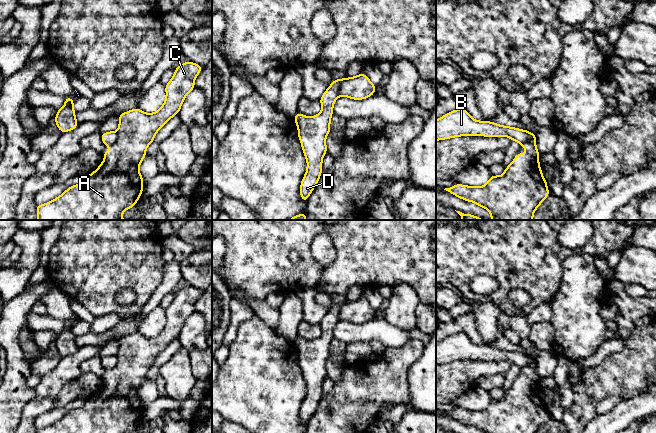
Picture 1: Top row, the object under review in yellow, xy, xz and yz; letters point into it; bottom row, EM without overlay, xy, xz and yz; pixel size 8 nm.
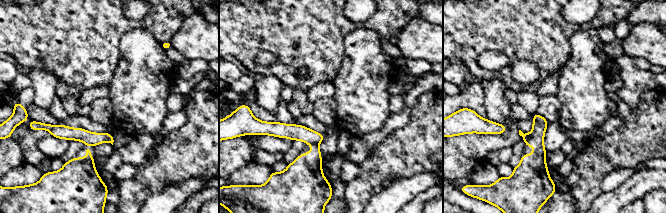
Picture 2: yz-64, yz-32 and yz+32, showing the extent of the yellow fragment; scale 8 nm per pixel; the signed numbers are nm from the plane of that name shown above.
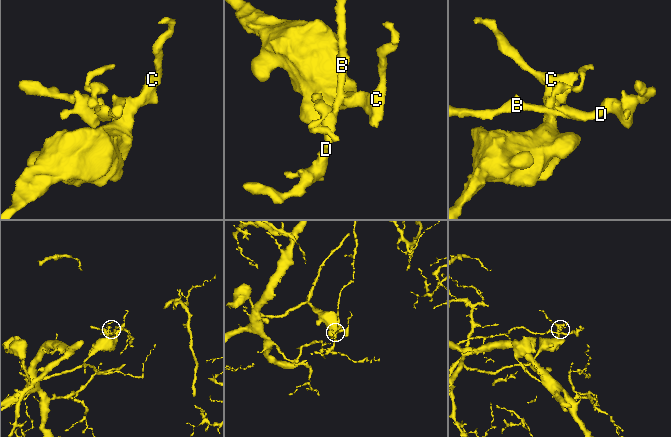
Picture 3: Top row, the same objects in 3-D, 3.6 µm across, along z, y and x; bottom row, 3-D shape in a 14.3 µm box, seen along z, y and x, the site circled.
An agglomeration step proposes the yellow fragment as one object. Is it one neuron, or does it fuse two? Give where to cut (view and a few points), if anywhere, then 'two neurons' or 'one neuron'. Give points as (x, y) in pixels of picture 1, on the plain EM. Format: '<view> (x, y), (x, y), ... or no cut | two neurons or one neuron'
xz (343, 303), (339, 310), (339, 319) | two neurons

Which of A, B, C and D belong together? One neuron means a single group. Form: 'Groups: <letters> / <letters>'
Groups: A C / B D

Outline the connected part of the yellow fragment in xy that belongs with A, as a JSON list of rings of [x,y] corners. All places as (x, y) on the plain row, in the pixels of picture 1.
[[[190,285],[175,292],[172,303],[165,309],[166,323],[155,337],[147,338],[139,332],[121,337],[117,364],[110,371],[114,374],[104,375],[104,385],[98,393],[89,398],[80,408],[70,410],[54,424],[36,433],[130,433],[141,421],[144,404],[139,396],[139,389],[146,381],[146,373],[154,361],[174,339],[178,338],[187,318],[195,312],[194,304],[202,295],[202,290]]]

